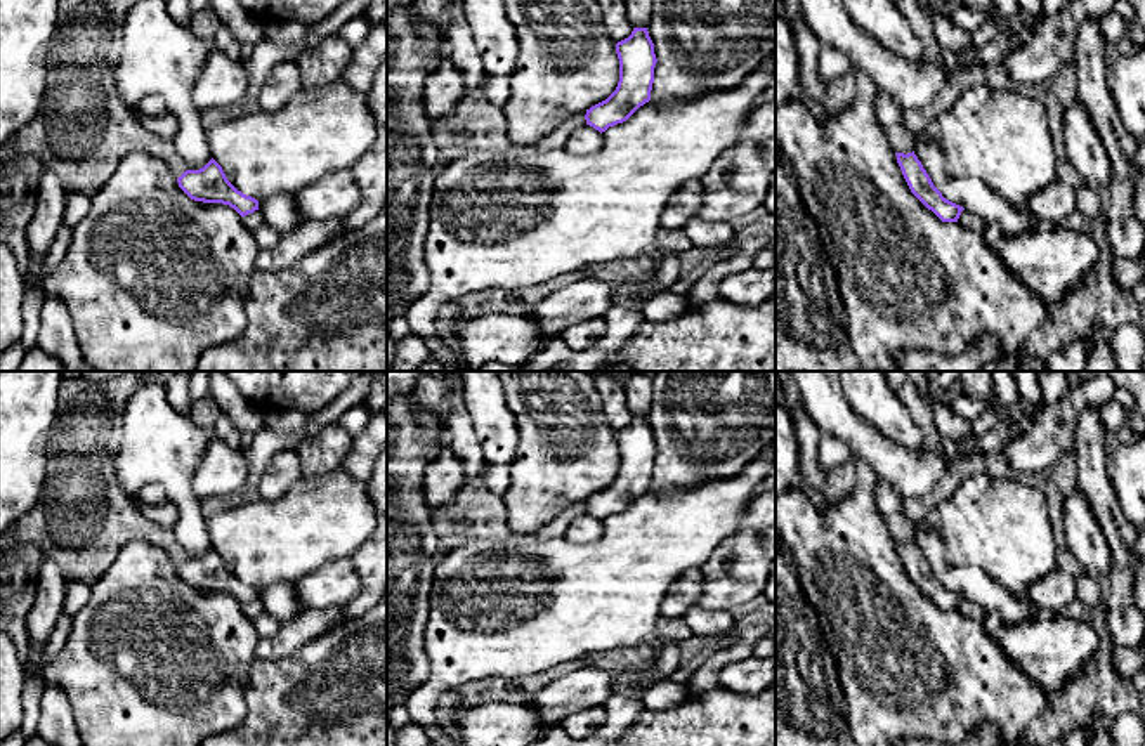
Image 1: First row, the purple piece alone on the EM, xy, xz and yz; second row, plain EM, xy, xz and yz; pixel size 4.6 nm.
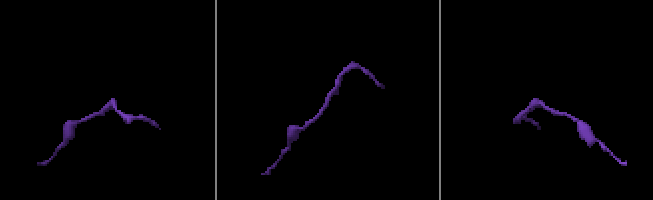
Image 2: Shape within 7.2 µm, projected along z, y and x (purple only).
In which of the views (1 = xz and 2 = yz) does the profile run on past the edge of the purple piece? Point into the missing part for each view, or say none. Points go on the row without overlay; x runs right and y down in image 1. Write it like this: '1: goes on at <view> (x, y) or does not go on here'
1: does not go on here
2: does not go on here

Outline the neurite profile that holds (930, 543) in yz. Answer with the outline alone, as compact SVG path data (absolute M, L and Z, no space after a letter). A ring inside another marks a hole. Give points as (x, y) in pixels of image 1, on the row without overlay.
M923 519L914 522L914 543L939 579L945 579L954 569L947 564L942 536L928 529Z

